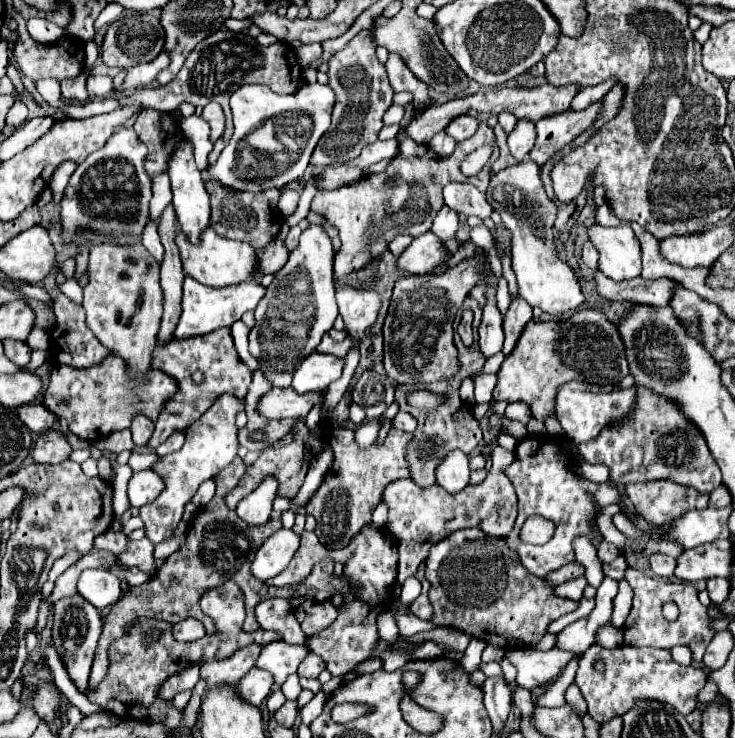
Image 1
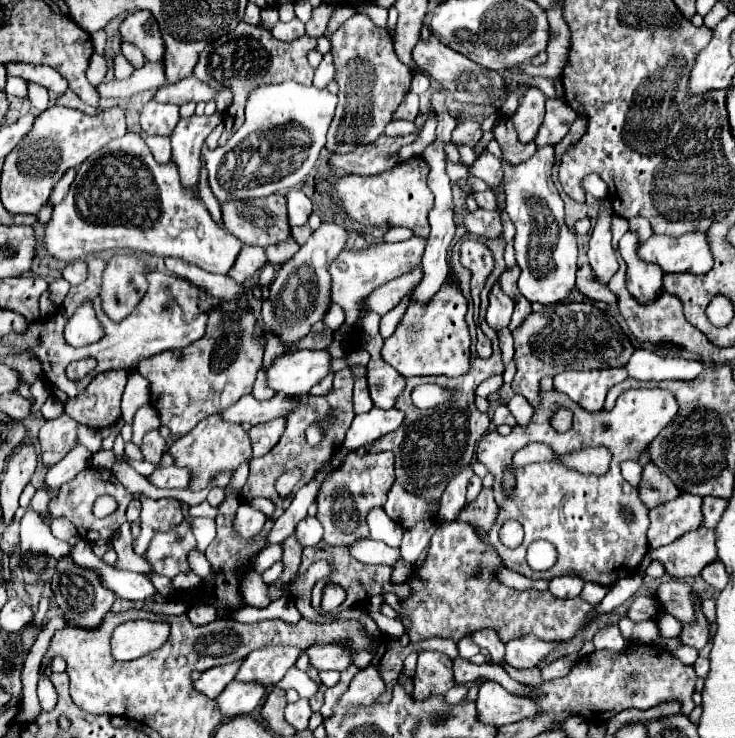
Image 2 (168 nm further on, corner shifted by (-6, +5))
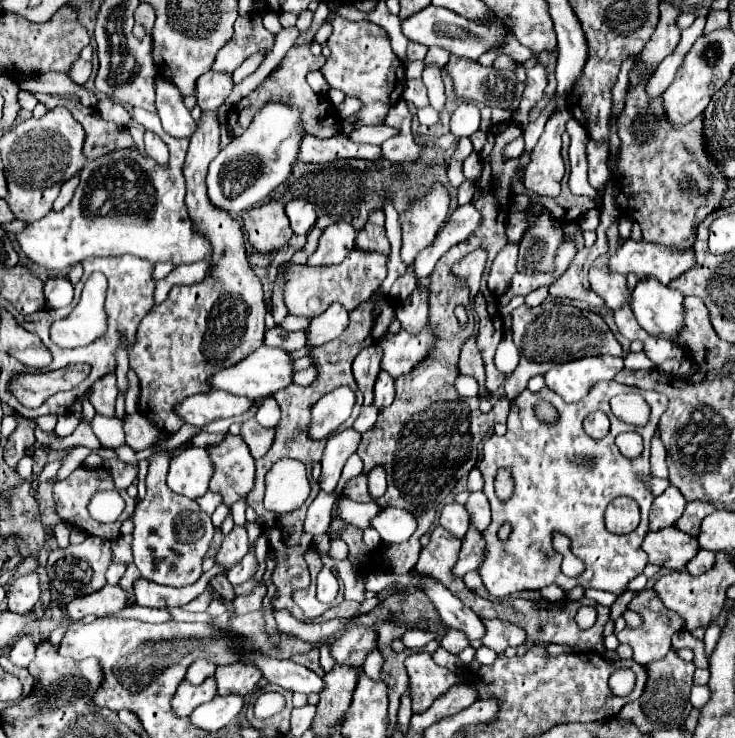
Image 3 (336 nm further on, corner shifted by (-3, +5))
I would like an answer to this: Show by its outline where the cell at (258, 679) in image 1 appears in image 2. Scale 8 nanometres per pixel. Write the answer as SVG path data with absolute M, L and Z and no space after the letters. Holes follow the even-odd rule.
M234 679L216 697L216 701L218 701L220 711L226 717L232 717L232 715L238 715L238 713L250 713L260 703L260 699L264 697L264 693L266 693L266 687L260 685L260 683L256 683L256 681L242 683L242 681Z

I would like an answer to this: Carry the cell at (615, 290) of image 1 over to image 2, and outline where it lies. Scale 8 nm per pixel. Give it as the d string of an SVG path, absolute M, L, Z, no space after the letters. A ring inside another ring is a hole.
M582 265L578 269L578 279L576 279L576 287L594 301L604 301L604 303L616 303L616 295L608 289L608 285L600 283L592 271L590 265Z

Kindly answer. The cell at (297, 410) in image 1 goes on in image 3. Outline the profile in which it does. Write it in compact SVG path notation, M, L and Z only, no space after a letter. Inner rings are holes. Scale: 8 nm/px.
M209 391L183 399L173 407L173 411L189 425L203 427L215 419L235 417L245 413L253 401L241 399L237 395L229 395L225 391Z

